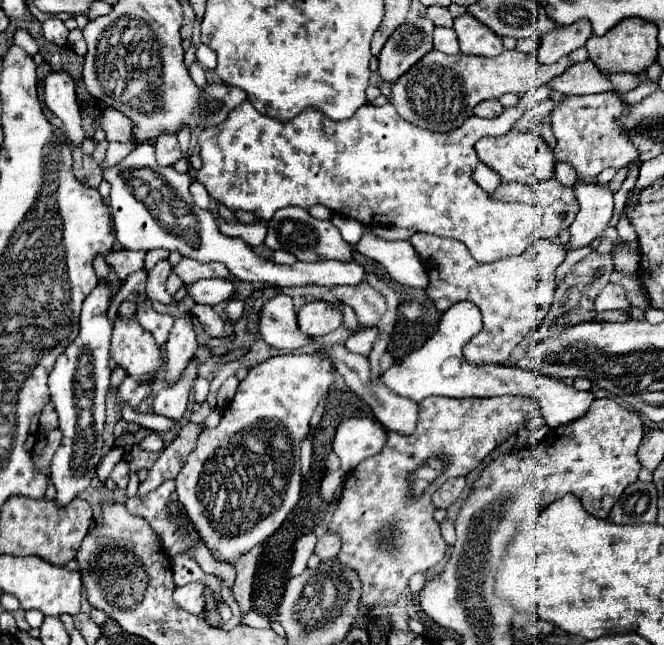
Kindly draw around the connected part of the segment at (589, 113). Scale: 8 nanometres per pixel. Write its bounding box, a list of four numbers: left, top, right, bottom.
[552,91,638,181]

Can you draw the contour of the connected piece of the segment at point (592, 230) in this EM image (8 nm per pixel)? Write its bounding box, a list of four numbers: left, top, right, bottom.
[570,185,618,249]

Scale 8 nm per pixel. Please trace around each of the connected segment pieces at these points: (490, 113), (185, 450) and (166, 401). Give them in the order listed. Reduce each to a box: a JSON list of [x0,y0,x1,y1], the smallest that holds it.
[[474,101,504,117],[138,423,202,495],[152,359,198,421]]

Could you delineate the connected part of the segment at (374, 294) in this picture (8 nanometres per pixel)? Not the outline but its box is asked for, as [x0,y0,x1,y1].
[332,283,386,327]

